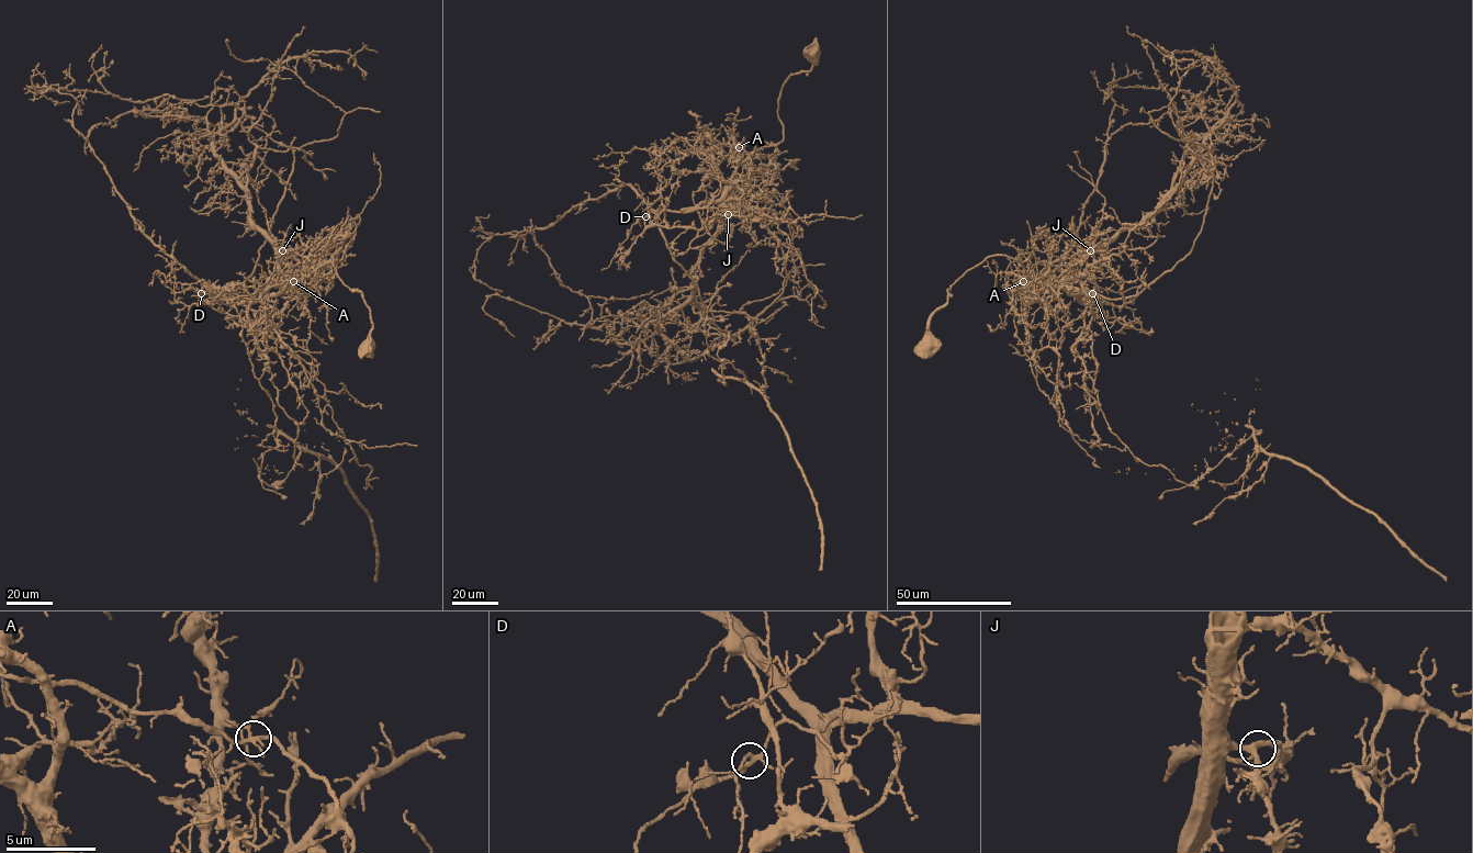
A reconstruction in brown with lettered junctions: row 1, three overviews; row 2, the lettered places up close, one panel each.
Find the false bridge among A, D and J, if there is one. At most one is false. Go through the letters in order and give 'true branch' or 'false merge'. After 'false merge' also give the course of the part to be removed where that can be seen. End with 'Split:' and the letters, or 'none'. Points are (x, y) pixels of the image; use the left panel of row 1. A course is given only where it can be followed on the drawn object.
A: false merge; course (293, 281), (211, 293), (229, 296), (253, 272), (292, 169), (291, 148), (244, 110), (37, 92), (69, 102)
D: true branch
J: true branch
Split: A

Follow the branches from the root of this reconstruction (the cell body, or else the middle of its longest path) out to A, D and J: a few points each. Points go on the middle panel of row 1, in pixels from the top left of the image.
A: (811, 54), (810, 70), (791, 74), (782, 89), (783, 139), (754, 150), (750, 166), (739, 147)
D: (811, 54), (782, 89), (782, 141), (729, 182), (683, 171), (645, 216)
J: (811, 54), (810, 70), (791, 74), (782, 89), (783, 139), (738, 168), (724, 192), (728, 214)

